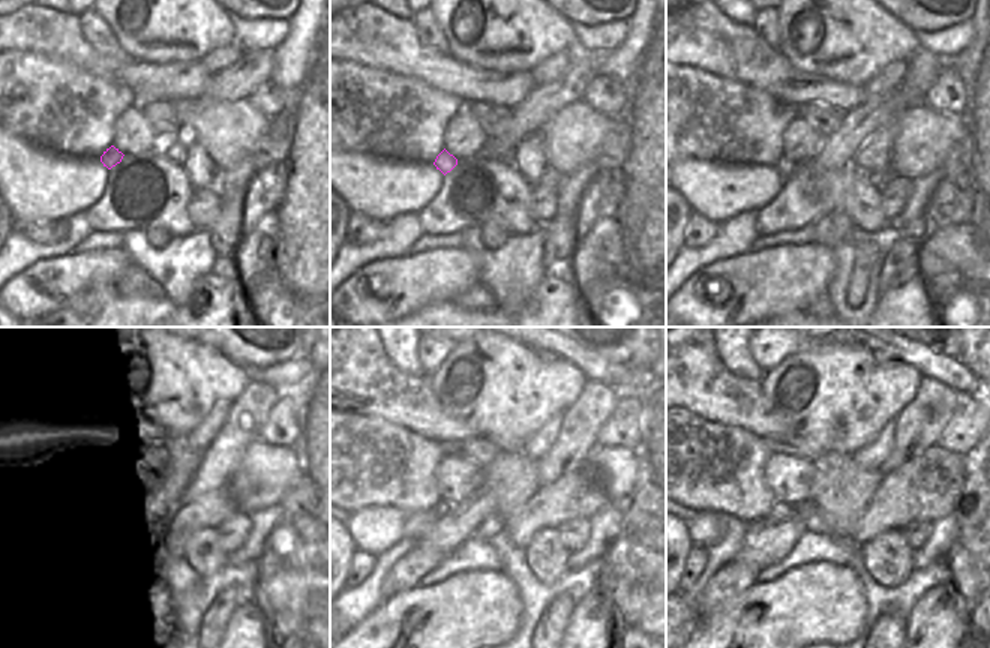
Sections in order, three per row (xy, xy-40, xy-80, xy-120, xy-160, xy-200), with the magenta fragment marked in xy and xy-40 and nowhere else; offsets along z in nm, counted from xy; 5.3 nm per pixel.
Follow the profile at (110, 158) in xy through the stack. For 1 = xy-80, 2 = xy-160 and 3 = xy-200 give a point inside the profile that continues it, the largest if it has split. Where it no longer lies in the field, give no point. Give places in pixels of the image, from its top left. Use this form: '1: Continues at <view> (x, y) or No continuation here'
1: Continues at xy-80 (785, 165)
2: Continues at xy-160 (443, 507)
3: Continues at xy-200 (779, 512).

